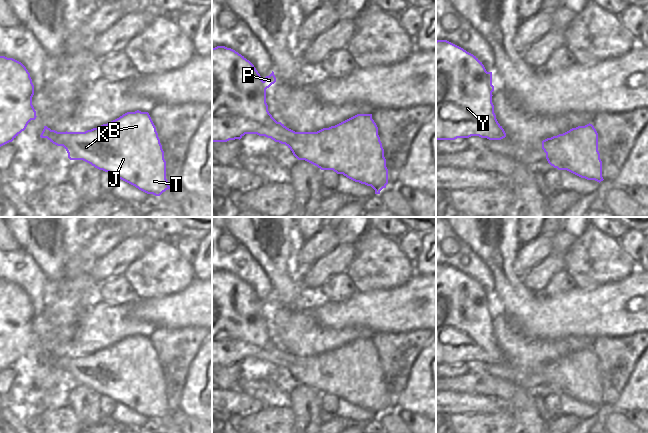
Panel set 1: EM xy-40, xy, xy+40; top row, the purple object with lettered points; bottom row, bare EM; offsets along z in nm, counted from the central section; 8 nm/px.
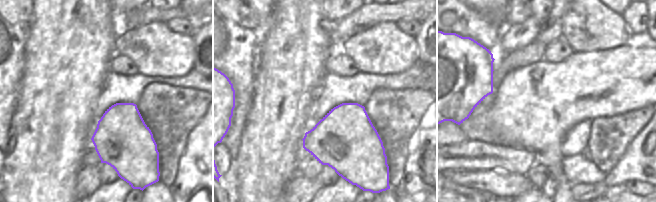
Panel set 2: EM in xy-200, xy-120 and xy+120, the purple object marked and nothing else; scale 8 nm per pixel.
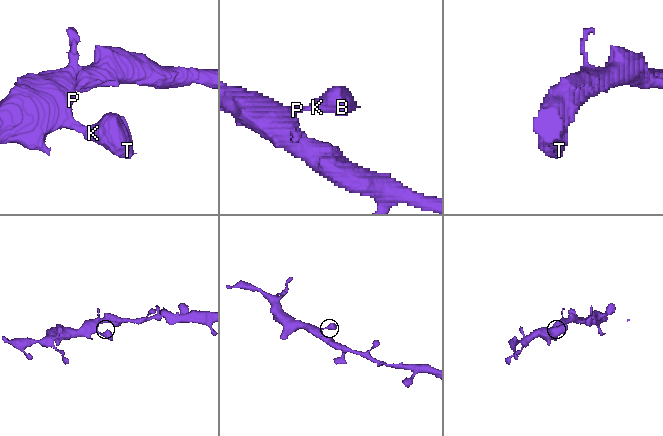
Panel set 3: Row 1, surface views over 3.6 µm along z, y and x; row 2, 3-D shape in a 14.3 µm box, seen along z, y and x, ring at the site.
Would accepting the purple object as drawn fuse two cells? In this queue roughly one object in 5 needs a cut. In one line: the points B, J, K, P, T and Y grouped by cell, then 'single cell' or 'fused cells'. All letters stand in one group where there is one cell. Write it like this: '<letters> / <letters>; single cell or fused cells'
B J K P T Y; single cell

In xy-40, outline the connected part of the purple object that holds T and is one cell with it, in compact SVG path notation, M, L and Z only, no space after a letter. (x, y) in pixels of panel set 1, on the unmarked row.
M127 336L85 356L57 356L47 350L40 359L63 370L70 384L83 384L139 414L160 420L173 412L166 403L166 385L148 336Z

